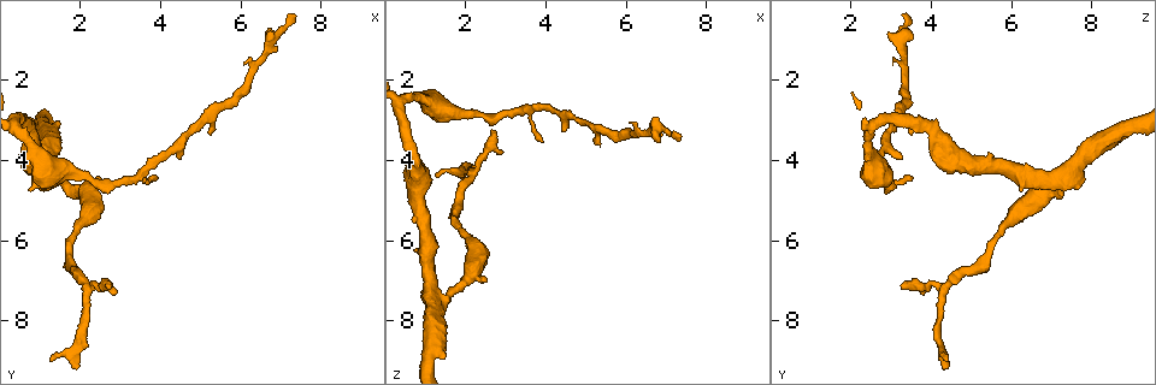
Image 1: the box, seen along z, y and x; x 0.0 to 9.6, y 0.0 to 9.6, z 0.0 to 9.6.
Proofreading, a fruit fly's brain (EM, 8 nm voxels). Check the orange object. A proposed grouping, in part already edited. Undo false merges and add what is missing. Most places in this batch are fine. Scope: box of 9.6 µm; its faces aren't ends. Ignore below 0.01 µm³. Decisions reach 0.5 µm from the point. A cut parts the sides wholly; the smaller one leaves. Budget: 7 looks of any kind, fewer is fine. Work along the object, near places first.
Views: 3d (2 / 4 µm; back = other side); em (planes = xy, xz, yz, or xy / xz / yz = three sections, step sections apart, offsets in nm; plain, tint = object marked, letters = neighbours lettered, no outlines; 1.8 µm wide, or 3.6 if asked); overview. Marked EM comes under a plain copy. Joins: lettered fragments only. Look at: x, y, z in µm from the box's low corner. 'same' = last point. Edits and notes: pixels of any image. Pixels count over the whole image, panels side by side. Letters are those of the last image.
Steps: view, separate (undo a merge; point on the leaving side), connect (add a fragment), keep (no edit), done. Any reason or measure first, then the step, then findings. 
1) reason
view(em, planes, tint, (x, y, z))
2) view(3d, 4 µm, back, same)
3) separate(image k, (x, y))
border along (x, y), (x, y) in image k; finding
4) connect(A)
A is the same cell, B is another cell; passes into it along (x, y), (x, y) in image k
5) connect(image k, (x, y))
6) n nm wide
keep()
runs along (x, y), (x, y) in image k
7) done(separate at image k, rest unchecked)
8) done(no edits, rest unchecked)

thin neck
view(3d, 2 µm, (1.10, 4.40, 7.35))

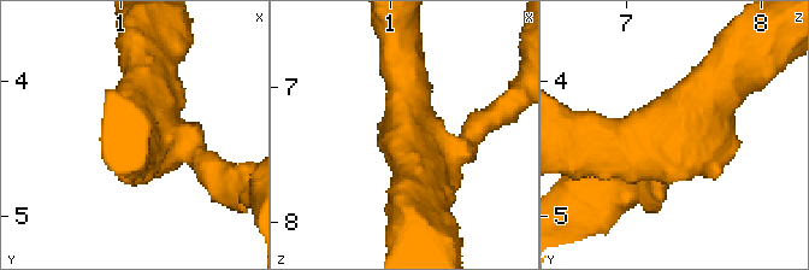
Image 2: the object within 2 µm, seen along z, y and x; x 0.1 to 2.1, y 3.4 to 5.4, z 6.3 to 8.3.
3 arms; arms of 220, 320, 360 nm; now the EM
view(em, planes, letters, (1.18, 4.44, 7.42))

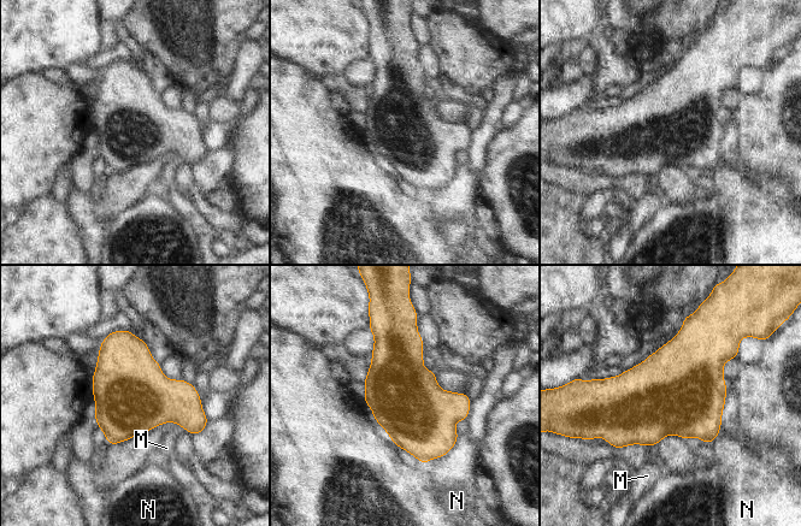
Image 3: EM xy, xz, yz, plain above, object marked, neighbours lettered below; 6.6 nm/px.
keep()
M and N are other cells; border along (172, 421), (184, 429) in image 3; one cell here

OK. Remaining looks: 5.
an open end
view(em, 3.6 µm, yz, step 16, letters, (1.25, 8.95, 4.40))

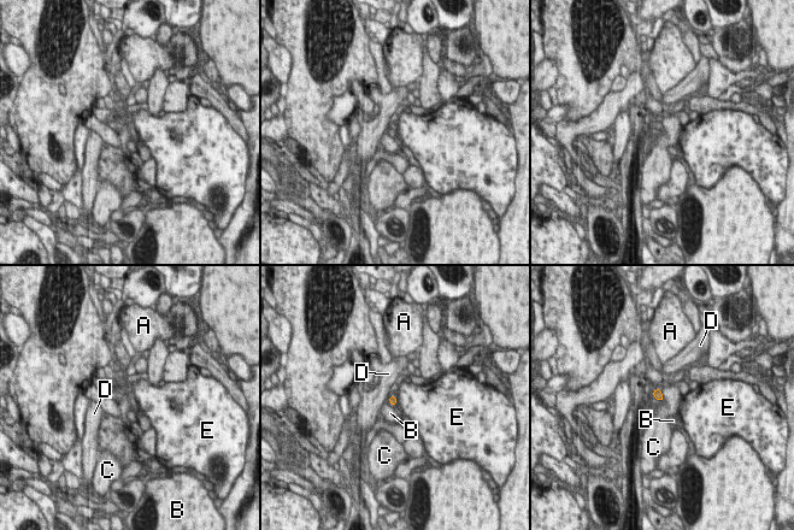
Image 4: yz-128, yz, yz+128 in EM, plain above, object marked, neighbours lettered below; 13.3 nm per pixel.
another direction
view(em, 3.6 µm, planes, letters, same)

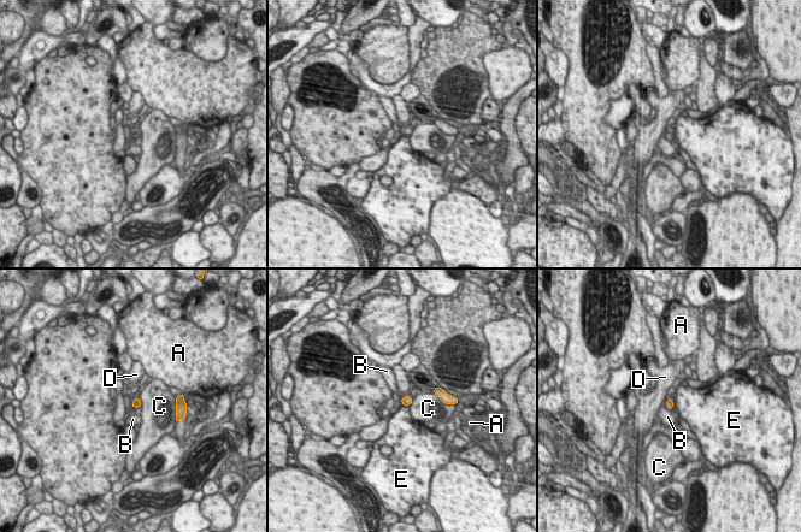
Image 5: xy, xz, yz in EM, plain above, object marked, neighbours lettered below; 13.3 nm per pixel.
keep()
A, B, C, D and E are other cells; border along (672, 402), (673, 407) in image 5; none of them fits

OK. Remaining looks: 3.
arms part here
view(em, xy, step 8, letters, (4.95, 3.15, 3.05))

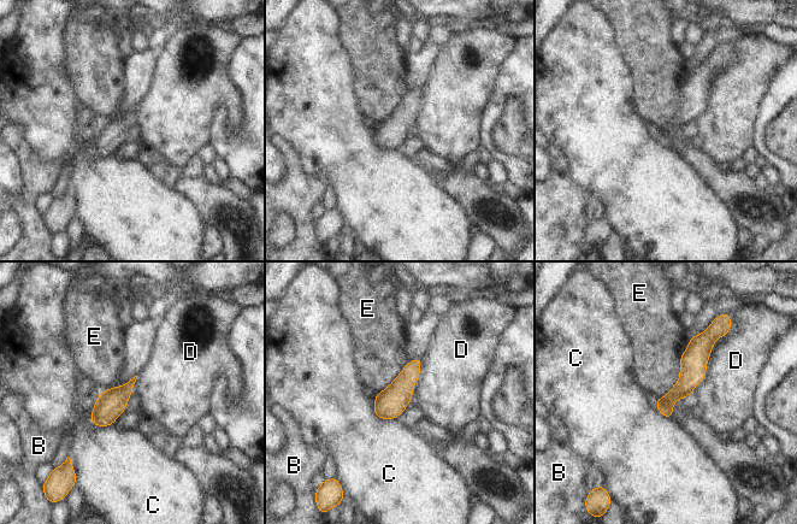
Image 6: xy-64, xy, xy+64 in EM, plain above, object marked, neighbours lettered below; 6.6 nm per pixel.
keep()
B, C, D and E are other cells; continuous, no second cell

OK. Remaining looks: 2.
done(no edits, rest unchecked)

